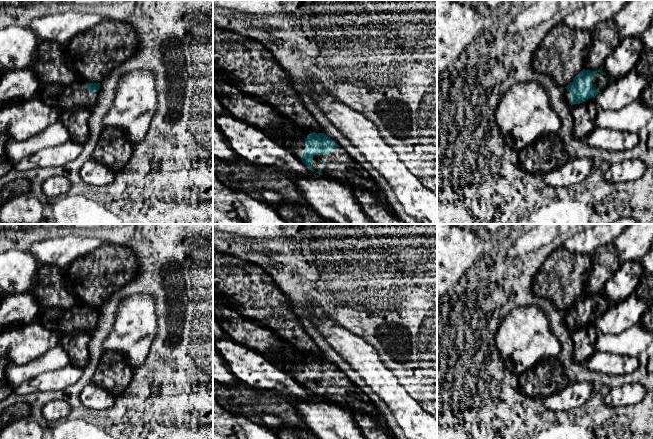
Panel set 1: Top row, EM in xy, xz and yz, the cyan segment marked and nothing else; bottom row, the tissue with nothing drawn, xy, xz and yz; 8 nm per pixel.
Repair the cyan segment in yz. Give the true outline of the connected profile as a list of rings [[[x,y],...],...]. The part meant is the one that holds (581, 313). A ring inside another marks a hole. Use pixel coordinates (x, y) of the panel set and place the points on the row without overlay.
[[[602,292],[595,295],[584,293],[565,312],[571,317],[571,327],[580,328],[590,322],[595,322],[609,306]]]

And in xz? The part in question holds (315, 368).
[[[312,356],[305,362],[301,384],[312,396],[326,398],[350,412],[373,417],[393,436],[369,398],[326,358]]]

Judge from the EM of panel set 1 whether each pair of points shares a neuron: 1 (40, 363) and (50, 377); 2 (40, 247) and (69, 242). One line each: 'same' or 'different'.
1: different
2: same

